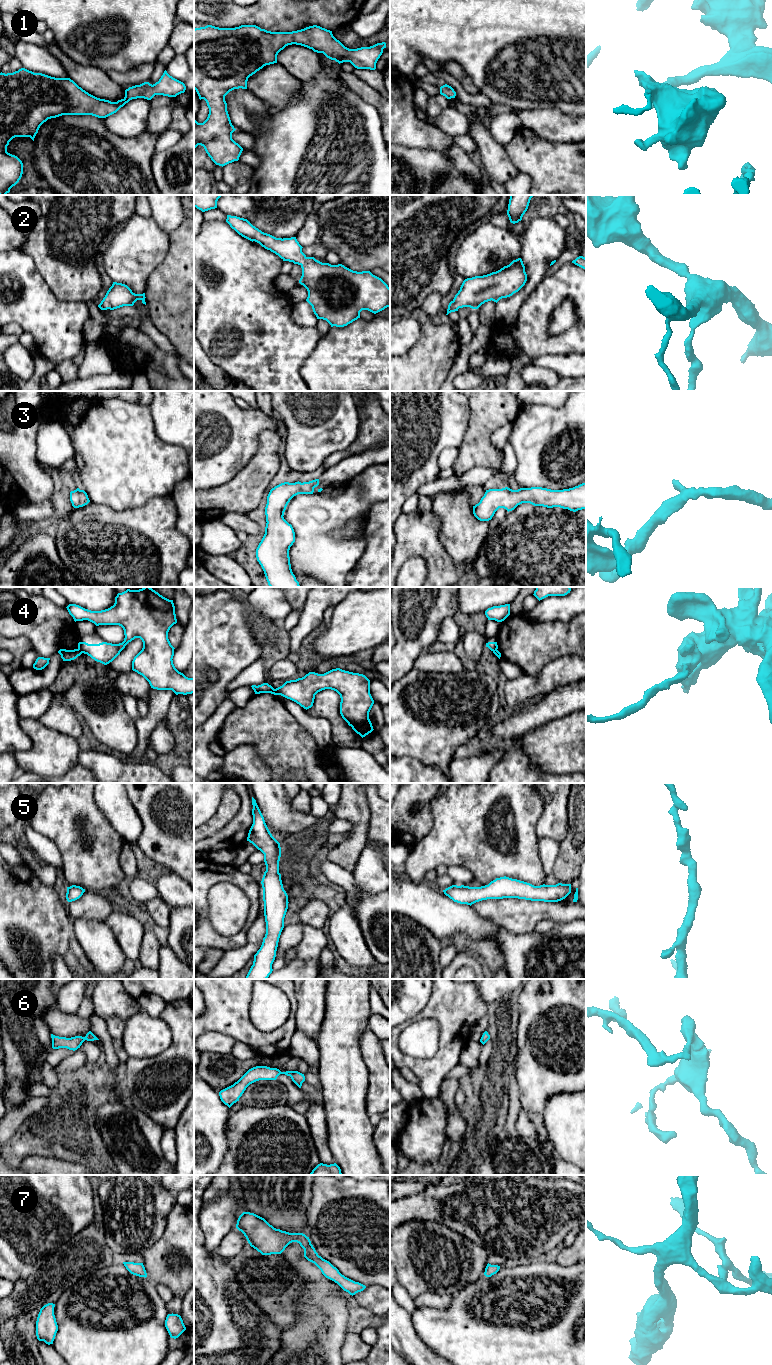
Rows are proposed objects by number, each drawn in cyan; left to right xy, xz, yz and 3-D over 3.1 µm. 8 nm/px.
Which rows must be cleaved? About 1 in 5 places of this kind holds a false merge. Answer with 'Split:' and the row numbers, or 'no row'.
Split: 4

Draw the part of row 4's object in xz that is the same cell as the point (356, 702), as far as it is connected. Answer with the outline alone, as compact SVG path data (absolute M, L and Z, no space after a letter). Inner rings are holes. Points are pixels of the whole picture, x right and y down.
M340 668L324 674L309 672L302 678L286 681L275 690L277 695L307 710L313 706L315 695L325 689L340 695L340 714L357 734L363 738L374 730L369 719L374 700L370 694L370 680L363 674Z

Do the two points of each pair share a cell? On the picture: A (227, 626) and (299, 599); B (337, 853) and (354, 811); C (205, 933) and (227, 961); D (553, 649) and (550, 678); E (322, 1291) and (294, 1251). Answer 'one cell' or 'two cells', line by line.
A: two cells
B: one cell
C: two cells
D: two cells
E: one cell

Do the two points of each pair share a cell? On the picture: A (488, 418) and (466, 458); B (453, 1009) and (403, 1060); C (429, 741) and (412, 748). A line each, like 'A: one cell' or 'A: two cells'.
A: one cell
B: one cell
C: one cell

